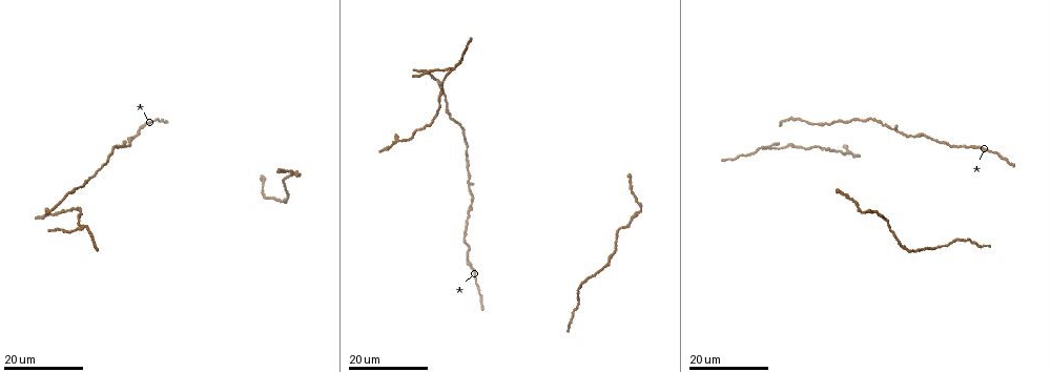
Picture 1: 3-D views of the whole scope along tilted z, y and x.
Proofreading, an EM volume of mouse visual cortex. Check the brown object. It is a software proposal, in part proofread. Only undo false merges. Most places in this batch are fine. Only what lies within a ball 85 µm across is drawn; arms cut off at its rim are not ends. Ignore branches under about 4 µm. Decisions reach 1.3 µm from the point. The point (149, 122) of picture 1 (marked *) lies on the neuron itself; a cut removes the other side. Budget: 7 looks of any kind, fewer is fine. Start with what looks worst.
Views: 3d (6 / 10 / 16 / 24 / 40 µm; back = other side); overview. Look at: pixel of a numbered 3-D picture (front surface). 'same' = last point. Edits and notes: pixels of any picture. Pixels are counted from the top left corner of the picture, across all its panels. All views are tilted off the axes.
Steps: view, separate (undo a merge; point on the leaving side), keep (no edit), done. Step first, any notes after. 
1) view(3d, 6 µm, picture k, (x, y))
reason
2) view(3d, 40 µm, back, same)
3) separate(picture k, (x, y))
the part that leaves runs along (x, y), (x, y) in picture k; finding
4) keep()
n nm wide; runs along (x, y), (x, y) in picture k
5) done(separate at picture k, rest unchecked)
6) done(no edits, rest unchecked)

view(3d, 16 µm, picture 1, (450, 70))
arms part here

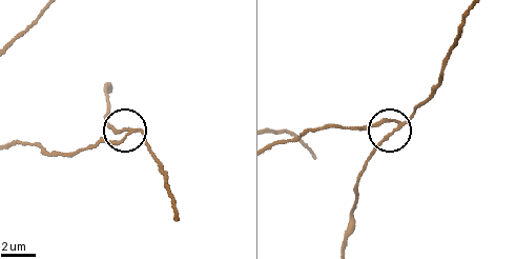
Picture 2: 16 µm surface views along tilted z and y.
view(3d, 10 µm, picture 2, (398, 125))

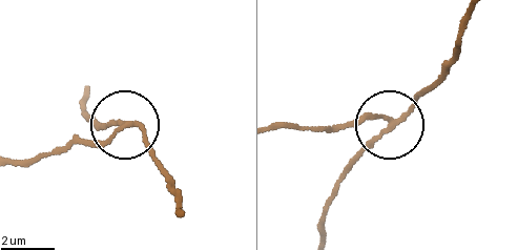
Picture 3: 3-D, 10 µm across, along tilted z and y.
separate(picture 3, (98, 146))
150 nm wide; a second neuron is stuck on

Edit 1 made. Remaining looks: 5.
view(3d, 24 µm, picture 1, (640, 210))
thin neck

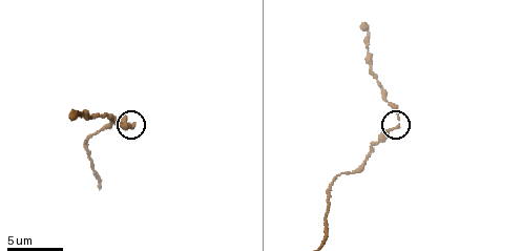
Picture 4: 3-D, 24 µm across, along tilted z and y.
view(3d, 6 µm, picture 4, (398, 119))

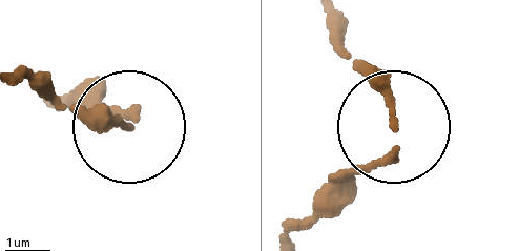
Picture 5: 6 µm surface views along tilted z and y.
view(3d, 6 µm, back, picture 5, (393, 126))

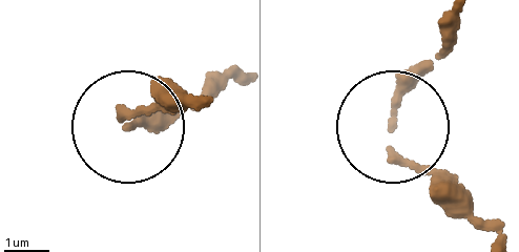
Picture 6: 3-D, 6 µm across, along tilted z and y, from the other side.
keep()
130 nm wide; one neuron here

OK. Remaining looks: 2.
view(3d, 24 µm, picture 1, (470, 184))
side arm on a straight run

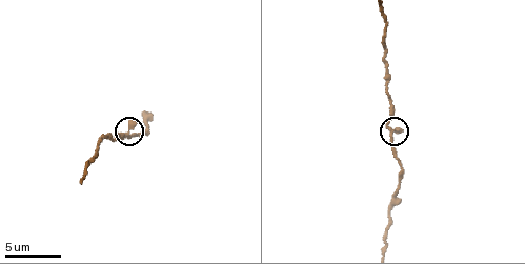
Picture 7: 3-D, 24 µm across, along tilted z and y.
view(3d, 6 µm, picture 7, (387, 127))

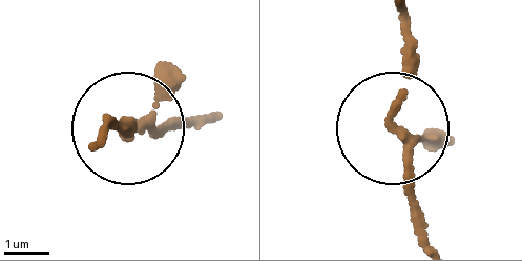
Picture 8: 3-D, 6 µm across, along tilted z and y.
keep()
runs along (429, 236), (391, 116), (411, 21) in picture 8; one neuron here

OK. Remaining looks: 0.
done(separate at picture 3, rest unchecked)

